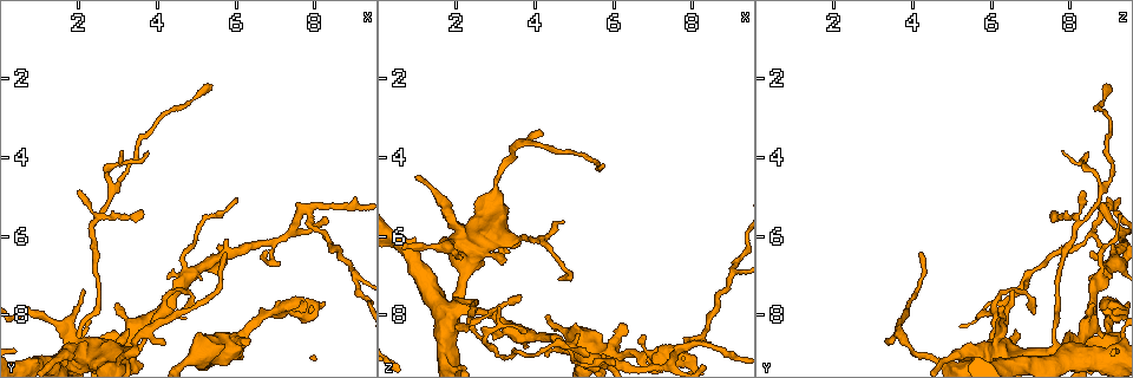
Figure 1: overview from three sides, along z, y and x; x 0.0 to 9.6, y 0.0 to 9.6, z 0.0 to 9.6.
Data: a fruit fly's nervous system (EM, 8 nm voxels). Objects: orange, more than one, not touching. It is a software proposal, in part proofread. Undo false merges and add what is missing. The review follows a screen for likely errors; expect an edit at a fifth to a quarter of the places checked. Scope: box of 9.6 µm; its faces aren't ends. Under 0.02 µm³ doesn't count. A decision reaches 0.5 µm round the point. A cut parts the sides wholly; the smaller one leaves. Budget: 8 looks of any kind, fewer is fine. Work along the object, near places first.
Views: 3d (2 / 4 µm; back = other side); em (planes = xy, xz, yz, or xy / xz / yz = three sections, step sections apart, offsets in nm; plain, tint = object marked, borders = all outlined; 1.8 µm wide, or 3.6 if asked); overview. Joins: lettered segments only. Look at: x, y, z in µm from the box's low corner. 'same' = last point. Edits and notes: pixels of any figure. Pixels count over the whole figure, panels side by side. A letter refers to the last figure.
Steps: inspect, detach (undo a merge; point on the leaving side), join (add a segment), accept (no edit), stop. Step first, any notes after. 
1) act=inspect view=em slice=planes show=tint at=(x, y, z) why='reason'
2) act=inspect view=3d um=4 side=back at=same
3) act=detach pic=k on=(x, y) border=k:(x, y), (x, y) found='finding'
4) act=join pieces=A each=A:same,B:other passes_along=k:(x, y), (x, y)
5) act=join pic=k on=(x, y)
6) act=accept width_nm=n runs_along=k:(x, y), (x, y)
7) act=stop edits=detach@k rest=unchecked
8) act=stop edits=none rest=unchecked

act=inspect view=em slice=planes show=borders at=(7.10, 7.85, 9.20) why='a fork'

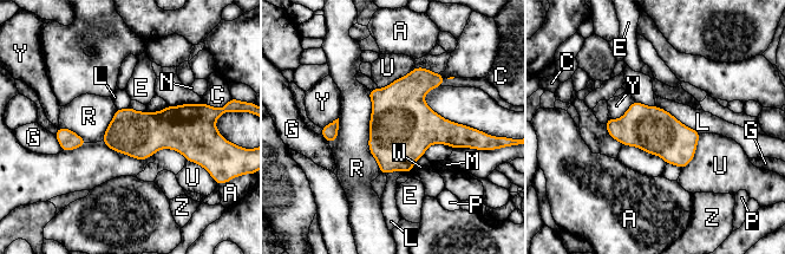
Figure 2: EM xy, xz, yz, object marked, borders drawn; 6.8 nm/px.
act=accept width_nm=320 longest_contact=R:600nm each=A:other,C:other,E:other,G:other,L:other,M:other,N:other,P:other,R:other,U:other,W:other,Y:other,Z:other found='continuous, no second cell'

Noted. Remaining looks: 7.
act=inspect view=em slice=planes show=tint at=(5.00, 8.45, 8.20) why='an open end'

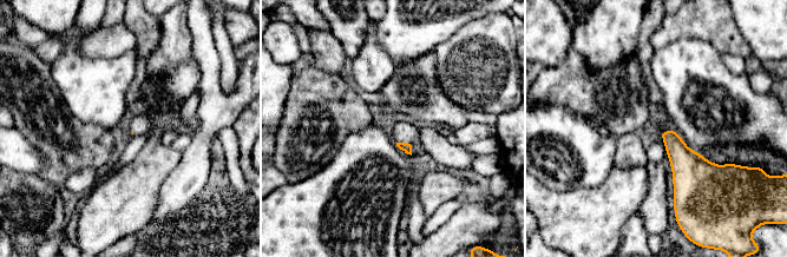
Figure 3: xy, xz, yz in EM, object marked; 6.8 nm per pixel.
act=inspect view=em slice=planes show=borders at=same why='what lies round it'

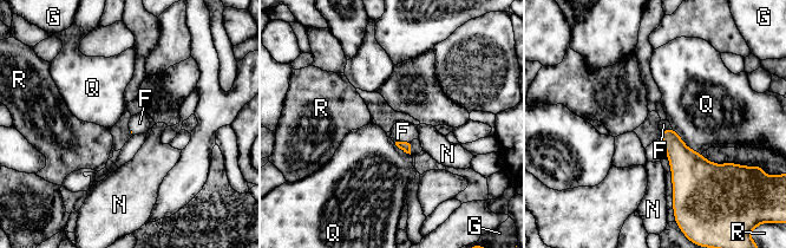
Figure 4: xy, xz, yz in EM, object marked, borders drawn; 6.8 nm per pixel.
act=join pieces=F each=F:same,G:other,N:other,Q:other,R:other found='the cell continues'

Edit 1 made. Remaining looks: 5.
act=inspect view=overview

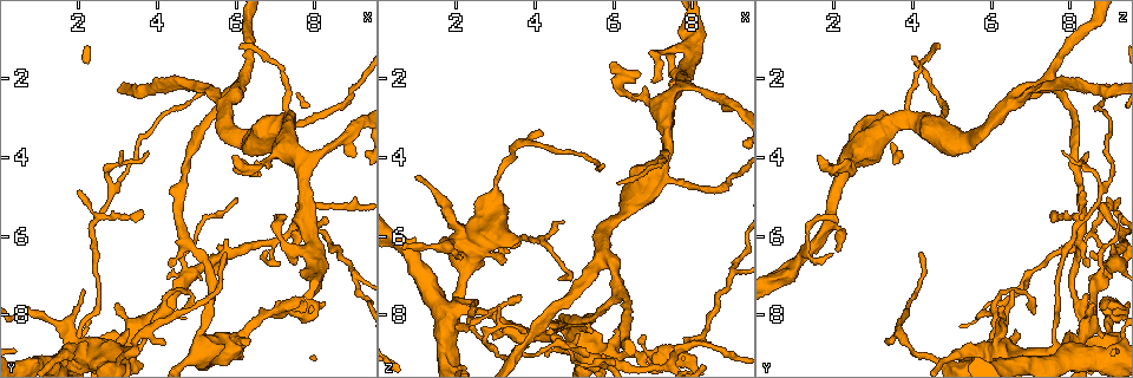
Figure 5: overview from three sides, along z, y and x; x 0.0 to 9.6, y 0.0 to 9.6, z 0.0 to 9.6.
act=inspect view=em slice=planes show=borders at=(7.75, 5.40, 8.90)

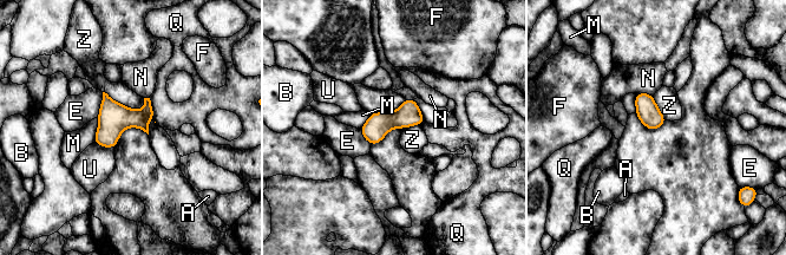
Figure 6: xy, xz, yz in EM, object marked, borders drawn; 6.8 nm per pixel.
act=accept each=A:other,B:other,E:other,F:other,M:other,N:other,Q:other,U:other,Z:other border=6:(103, 91), (129, 108), (144, 106) found='continuous, no second cell'

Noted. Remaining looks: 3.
act=inspect view=3d um=2 side=back at=(7.95, 6.35, 1.40) why='sharp bend'

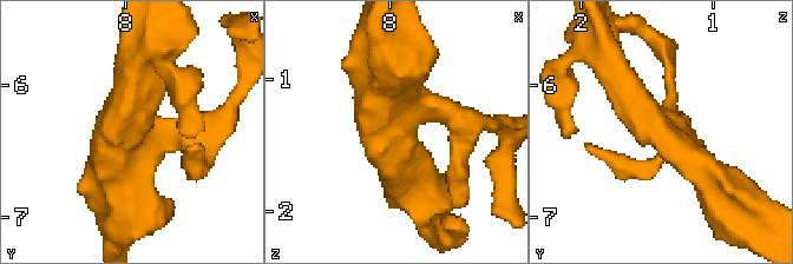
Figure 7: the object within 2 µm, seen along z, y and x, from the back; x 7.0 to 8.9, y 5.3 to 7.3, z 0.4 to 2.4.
act=inspect view=em slice=xz step=4 show=tint at=(7.94, 6.32, 1.36) why='need the tissue'

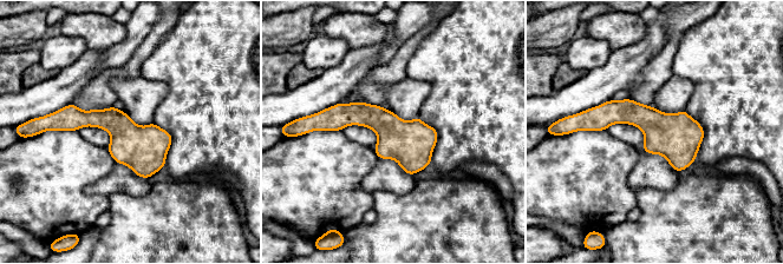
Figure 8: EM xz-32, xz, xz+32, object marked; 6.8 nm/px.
act=inspect view=em slice=xz step=4 show=borders at=same

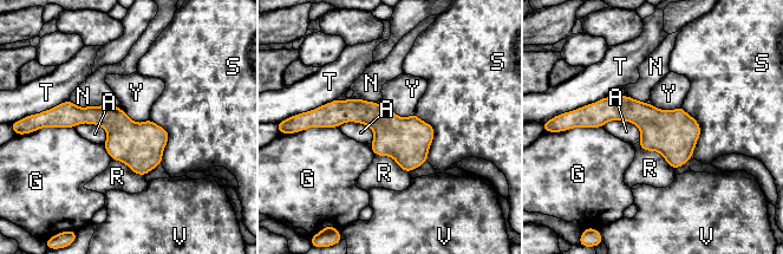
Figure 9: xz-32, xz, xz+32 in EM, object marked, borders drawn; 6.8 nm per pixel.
act=accept width_nm=300 each=A:other,G:other,N:other,R:other,S:other,T:other,V:other,Y:other border=9:(119, 108), (136, 122), (149, 118) found='continuous, no second cell'

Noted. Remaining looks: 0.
act=stop edits=join@4 rest=unchecked

